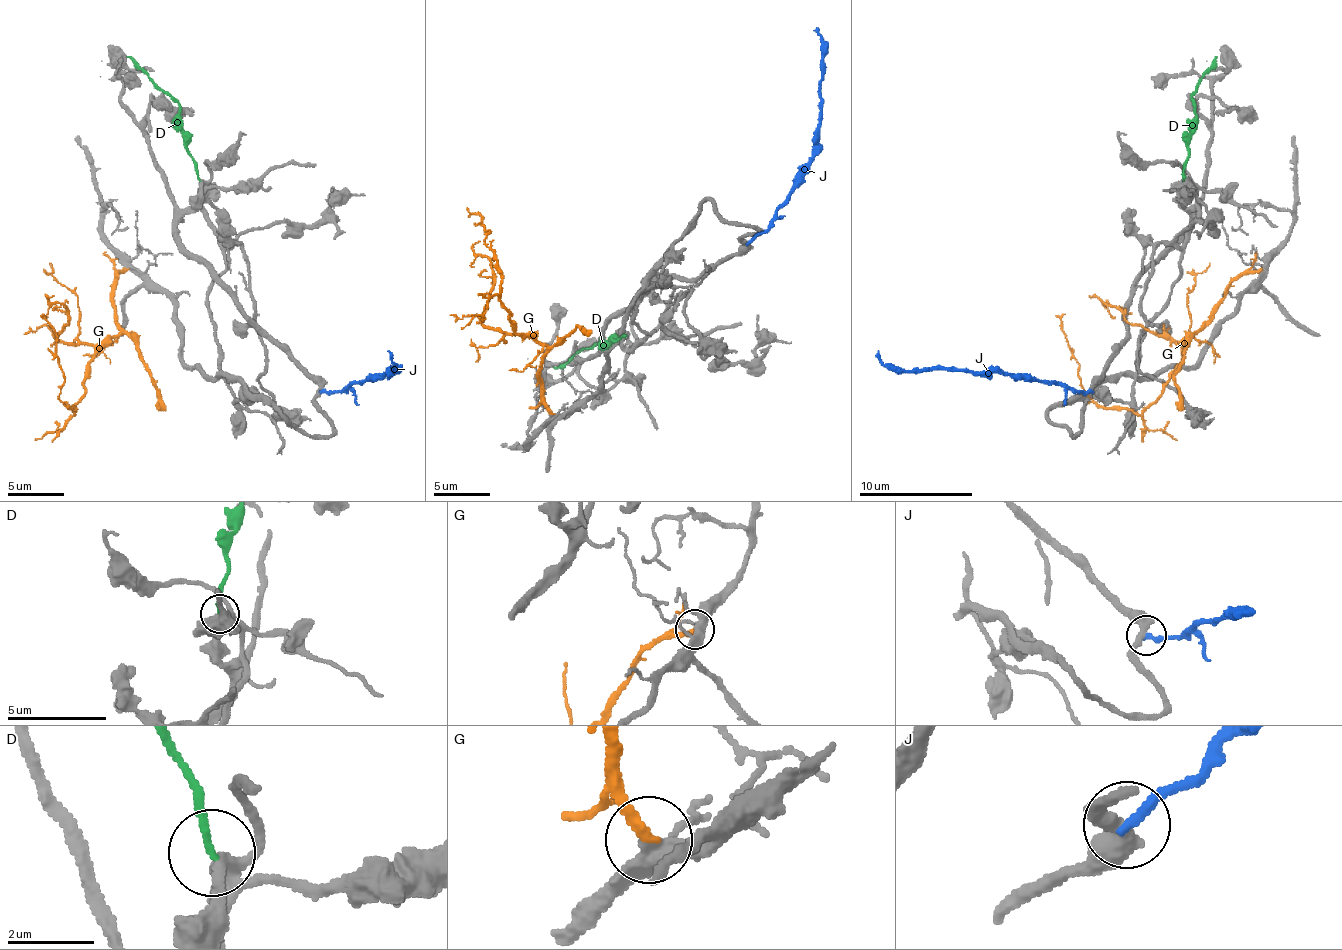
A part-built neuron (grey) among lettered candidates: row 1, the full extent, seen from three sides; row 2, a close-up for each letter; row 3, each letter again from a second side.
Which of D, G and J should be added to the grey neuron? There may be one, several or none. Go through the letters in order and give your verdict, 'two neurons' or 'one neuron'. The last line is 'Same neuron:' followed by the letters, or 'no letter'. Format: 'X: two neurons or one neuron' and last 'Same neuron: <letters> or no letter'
D: two neurons
G: one neuron
J: two neurons
Same neuron: G

